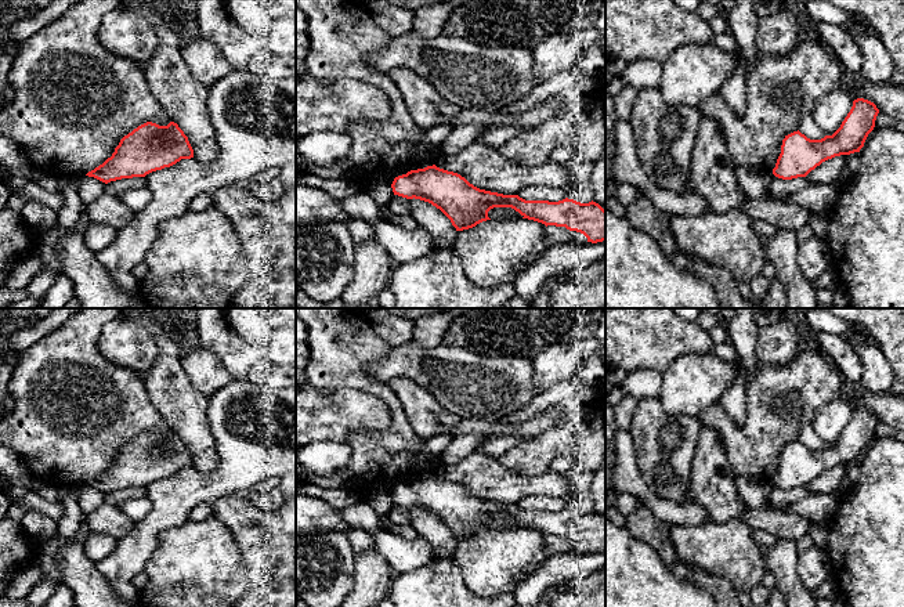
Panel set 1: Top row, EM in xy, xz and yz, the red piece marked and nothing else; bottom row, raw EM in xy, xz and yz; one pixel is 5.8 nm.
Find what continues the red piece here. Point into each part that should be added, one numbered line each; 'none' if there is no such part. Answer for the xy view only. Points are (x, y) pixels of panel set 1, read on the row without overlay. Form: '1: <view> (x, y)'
none

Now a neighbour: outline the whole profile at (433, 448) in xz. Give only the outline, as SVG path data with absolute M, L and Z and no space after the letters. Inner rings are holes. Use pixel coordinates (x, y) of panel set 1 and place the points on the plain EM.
M451 434L435 436L424 440L423 451L420 454L422 460L427 465L427 474L433 476L442 465L442 454L452 441Z

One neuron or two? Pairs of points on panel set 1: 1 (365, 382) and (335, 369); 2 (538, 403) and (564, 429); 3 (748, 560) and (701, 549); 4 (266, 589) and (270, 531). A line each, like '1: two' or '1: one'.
1: one
2: two
3: one
4: one

